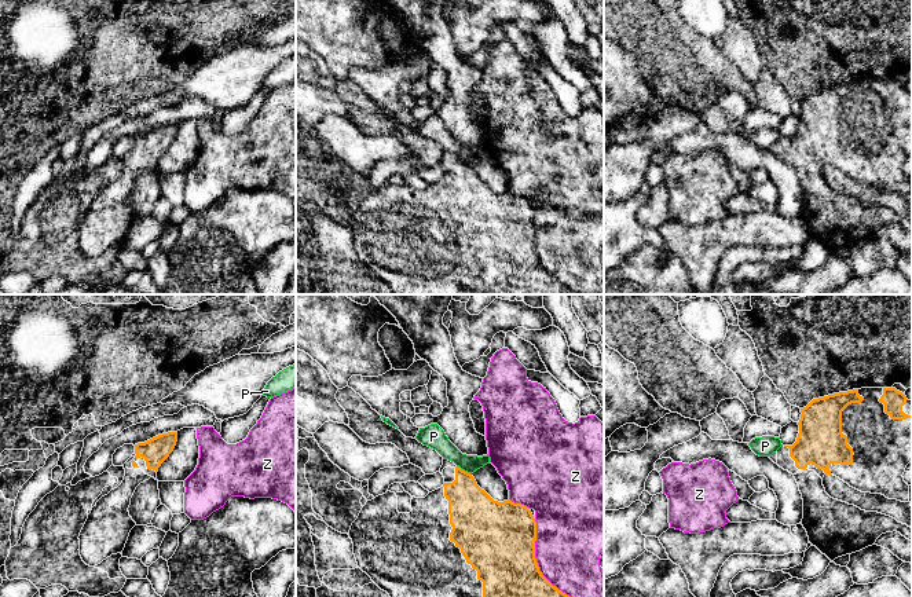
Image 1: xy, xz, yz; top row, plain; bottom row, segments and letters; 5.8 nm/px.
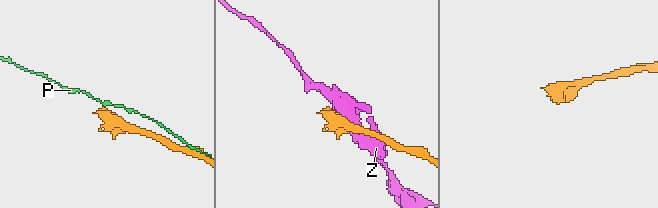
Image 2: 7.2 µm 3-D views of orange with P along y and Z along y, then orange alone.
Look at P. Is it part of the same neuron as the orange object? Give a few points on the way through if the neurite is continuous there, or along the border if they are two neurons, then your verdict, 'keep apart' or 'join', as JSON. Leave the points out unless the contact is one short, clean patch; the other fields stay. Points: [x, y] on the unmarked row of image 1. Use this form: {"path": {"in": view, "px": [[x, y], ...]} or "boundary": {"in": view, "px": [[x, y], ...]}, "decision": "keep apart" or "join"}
{"boundary": {"in": "xz", "px": [[457, 157], [471, 167]]}, "decision": "keep apart"}

